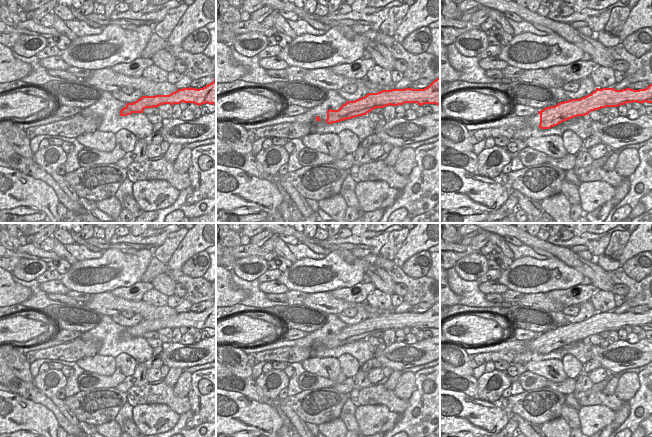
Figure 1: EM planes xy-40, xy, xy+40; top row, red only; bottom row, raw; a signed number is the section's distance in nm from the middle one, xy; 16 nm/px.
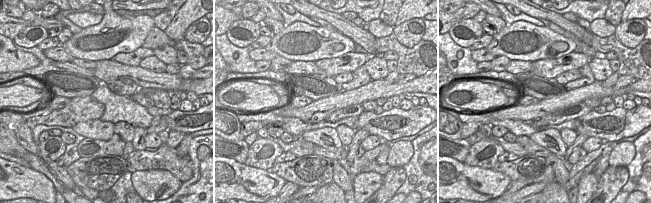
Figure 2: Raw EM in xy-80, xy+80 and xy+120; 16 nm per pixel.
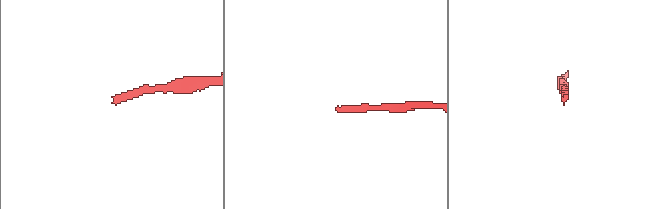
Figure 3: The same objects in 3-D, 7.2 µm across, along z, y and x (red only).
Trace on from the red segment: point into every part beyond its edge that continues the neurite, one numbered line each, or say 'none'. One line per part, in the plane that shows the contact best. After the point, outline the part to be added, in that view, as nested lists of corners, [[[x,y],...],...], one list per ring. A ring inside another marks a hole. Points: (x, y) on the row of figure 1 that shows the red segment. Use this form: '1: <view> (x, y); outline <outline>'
1: xy+40 (534, 120); outline [[[536,113],[529,118],[529,126],[533,129],[537,129],[540,124],[540,114]]]

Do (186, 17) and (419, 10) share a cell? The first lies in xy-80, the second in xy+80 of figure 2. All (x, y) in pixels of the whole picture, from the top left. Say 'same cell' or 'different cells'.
same cell

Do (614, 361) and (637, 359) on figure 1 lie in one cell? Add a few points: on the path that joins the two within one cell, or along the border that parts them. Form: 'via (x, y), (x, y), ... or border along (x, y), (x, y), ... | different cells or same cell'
via (620, 358), (631, 358) | same cell

